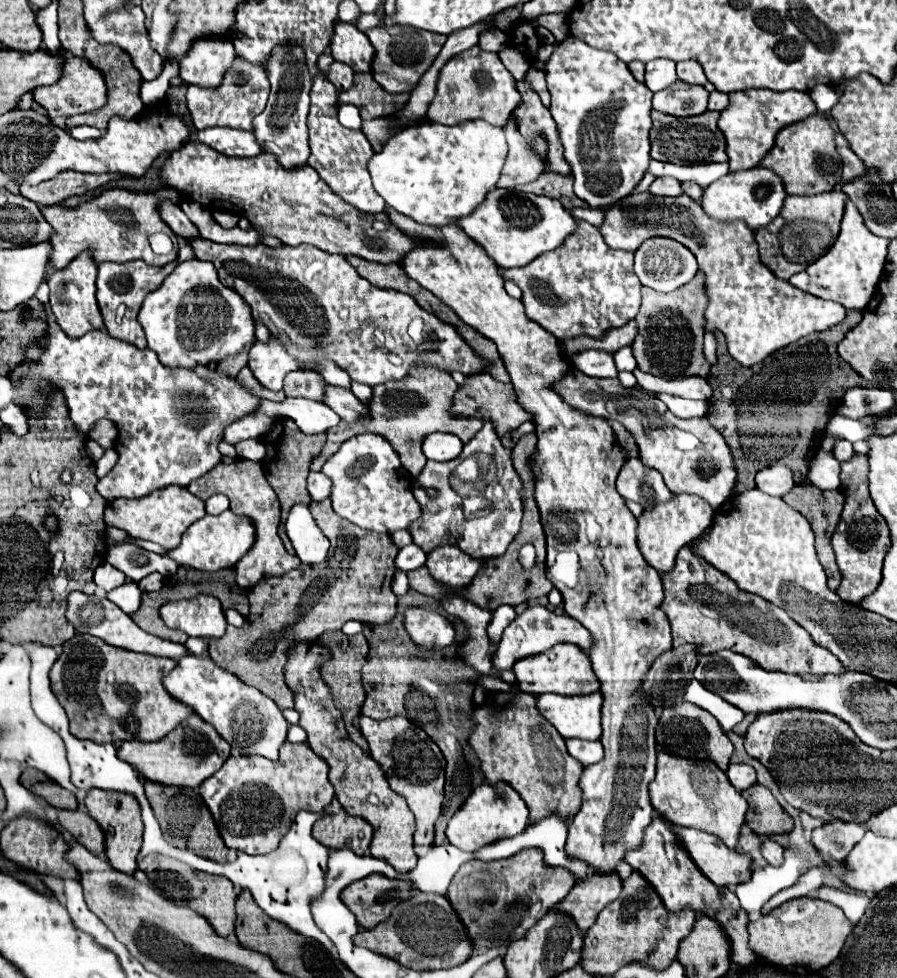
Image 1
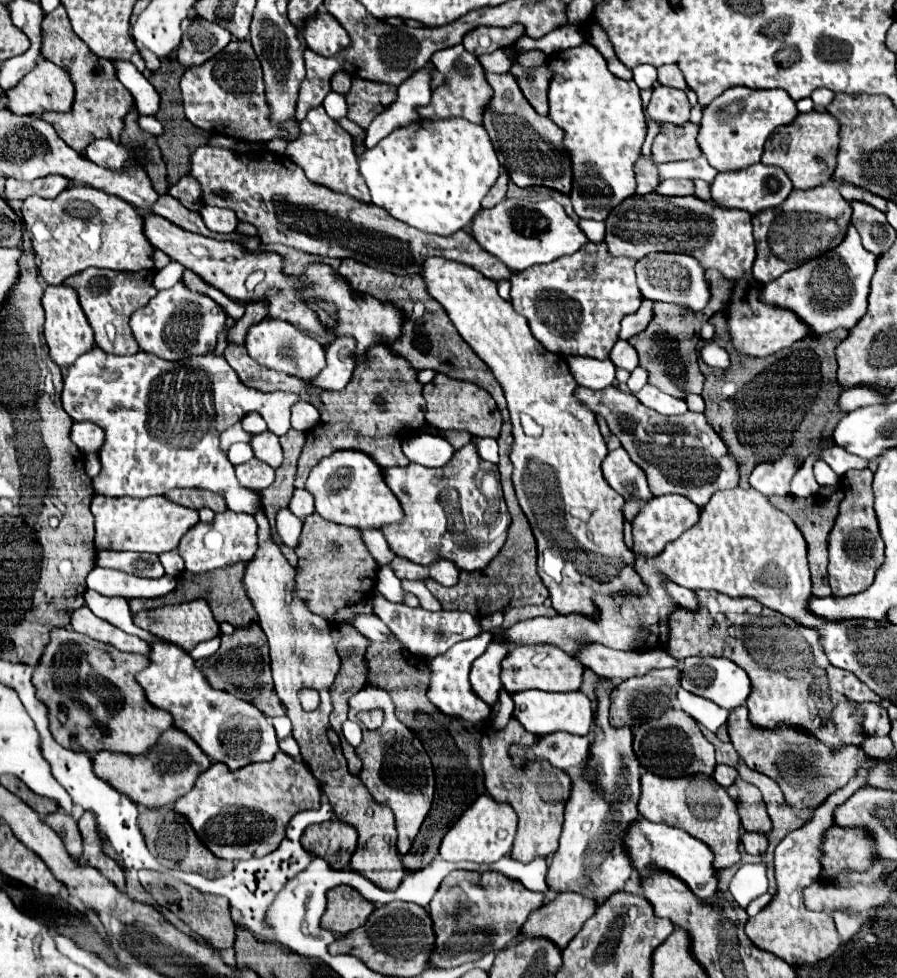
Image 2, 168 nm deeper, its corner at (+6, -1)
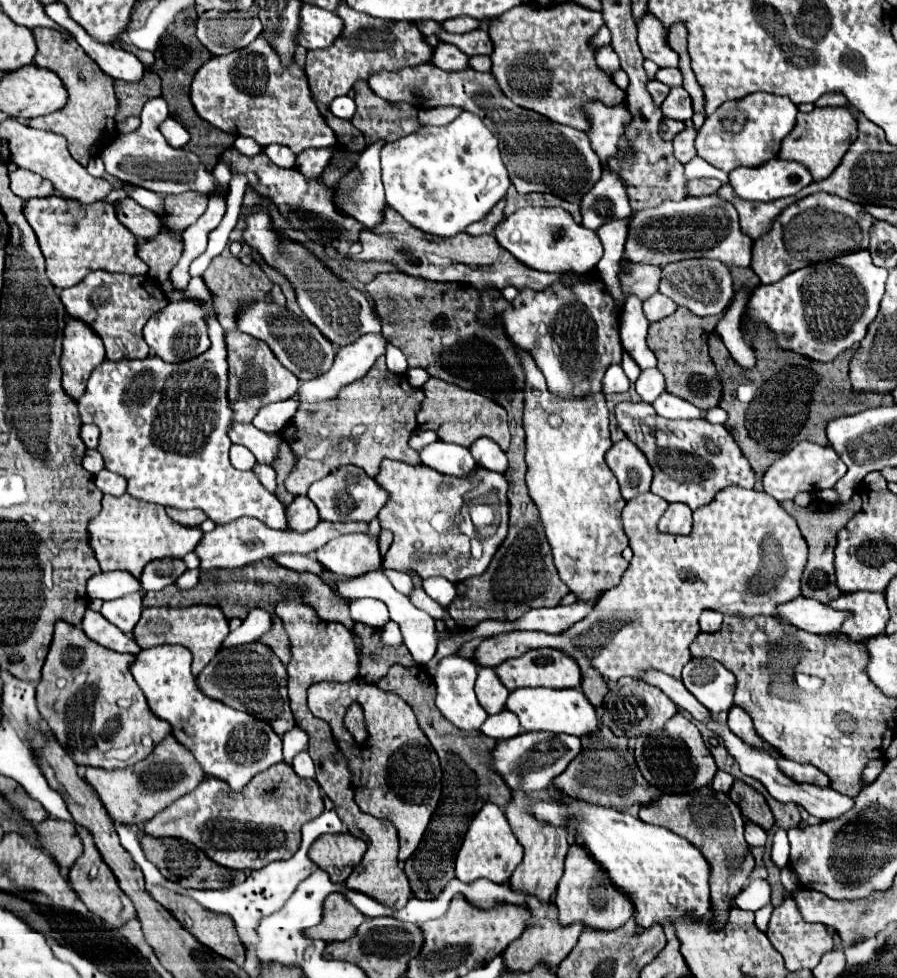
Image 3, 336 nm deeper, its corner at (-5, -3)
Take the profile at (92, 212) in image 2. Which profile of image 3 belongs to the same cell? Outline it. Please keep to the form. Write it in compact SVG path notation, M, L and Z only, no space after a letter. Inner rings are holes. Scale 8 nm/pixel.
M58 194L48 198L28 200L24 214L34 228L42 254L46 258L46 274L56 288L70 288L78 284L88 270L120 272L130 276L146 276L148 264L138 258L138 238L118 220L112 202L98 200L94 204L80 204Z

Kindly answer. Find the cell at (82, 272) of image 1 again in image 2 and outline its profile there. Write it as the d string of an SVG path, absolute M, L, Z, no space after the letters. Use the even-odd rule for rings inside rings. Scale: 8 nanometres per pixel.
M65 284L47 286L43 296L43 308L45 308L45 340L51 352L51 360L59 368L69 368L81 354L89 352L95 346L93 330L79 306L77 292L73 292L73 288Z

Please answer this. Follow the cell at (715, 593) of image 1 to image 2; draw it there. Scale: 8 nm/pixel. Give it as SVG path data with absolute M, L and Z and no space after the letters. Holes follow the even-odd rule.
M699 590L699 604L697 612L679 608L671 614L667 652L677 660L685 660L687 656L729 658L747 670L753 690L745 706L749 710L749 720L757 728L773 730L779 724L793 726L819 738L831 750L845 744L861 746L865 742L867 734L861 732L861 714L857 714L857 706L863 702L881 704L881 698L855 674L835 668L827 660L821 636L813 628L799 624L761 626L757 622L767 622L763 606L751 598L731 598Z

